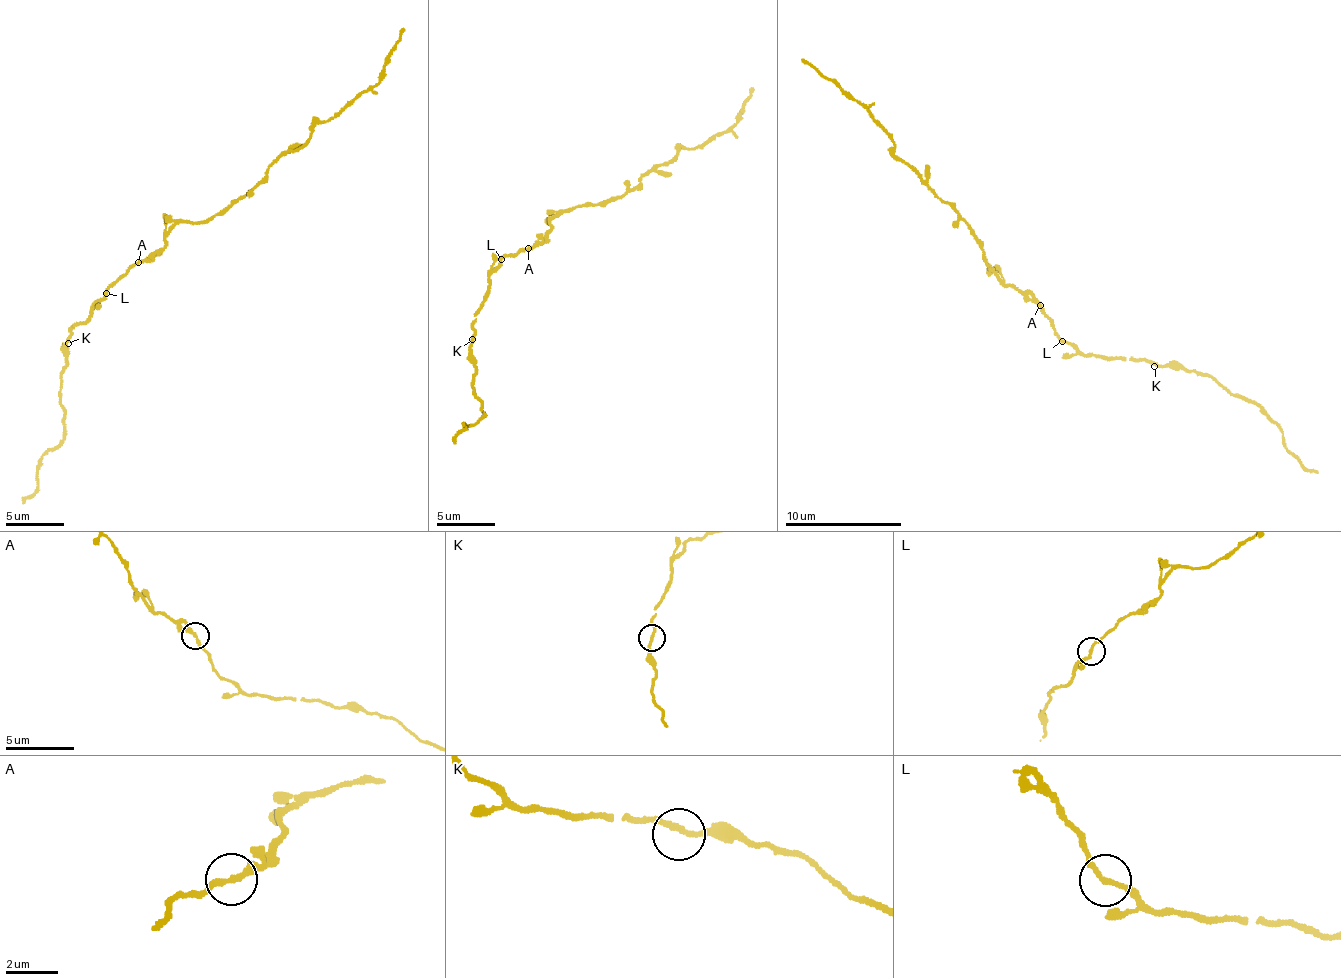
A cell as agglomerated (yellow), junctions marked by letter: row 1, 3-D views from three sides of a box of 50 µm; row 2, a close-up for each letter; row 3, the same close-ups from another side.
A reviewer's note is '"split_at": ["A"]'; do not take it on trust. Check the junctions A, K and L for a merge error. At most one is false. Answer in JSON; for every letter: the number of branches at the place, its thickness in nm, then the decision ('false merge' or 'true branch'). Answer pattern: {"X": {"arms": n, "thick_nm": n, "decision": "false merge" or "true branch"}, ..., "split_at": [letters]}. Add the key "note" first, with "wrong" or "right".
{"note": "right", "A": {"arms": 2, "thick_nm": 220, "decision": "false merge"}, "K": {"arms": 2, "thick_nm": 200, "decision": "true branch"}, "L": {"arms": 2, "thick_nm": 200, "decision": "true branch"}, "split_at": ["A"]}

